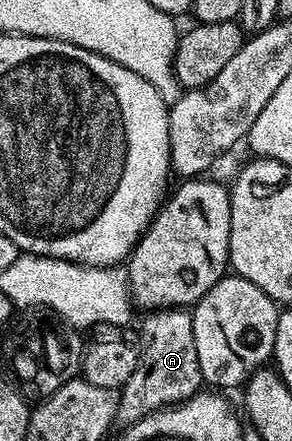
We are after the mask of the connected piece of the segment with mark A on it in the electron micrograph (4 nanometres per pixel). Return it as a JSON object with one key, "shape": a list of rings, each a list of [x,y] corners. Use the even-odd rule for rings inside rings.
{"shape":[[[183,307],[152,309],[138,326],[140,356],[134,373],[119,388],[120,404],[116,407],[116,423],[127,425],[163,407],[183,403],[201,390],[204,378],[198,365],[198,349],[194,349],[194,325],[191,310]]]}

